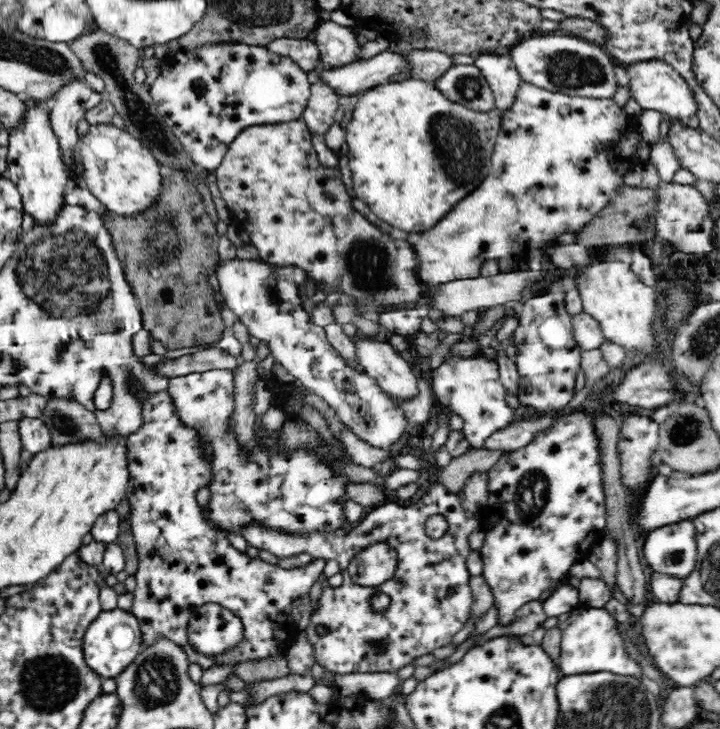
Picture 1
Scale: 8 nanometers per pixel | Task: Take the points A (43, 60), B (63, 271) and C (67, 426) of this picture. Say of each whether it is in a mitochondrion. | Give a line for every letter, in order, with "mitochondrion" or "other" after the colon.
A: mitochondrion
B: mitochondrion
C: mitochondrion

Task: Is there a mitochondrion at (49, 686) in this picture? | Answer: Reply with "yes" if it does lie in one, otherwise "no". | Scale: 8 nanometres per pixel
yes

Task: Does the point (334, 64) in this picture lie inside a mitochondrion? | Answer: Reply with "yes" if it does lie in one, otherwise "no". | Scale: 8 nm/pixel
no

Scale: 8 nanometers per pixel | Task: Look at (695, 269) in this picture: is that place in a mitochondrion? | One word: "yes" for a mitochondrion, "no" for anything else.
no

